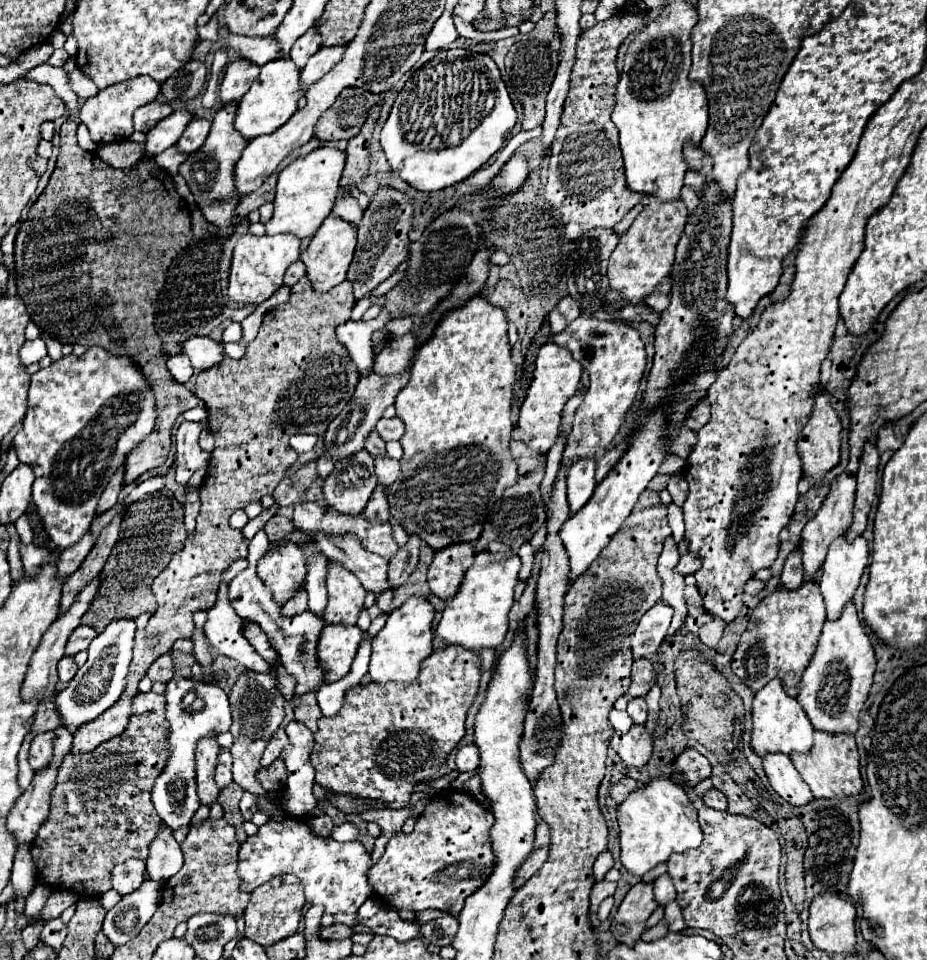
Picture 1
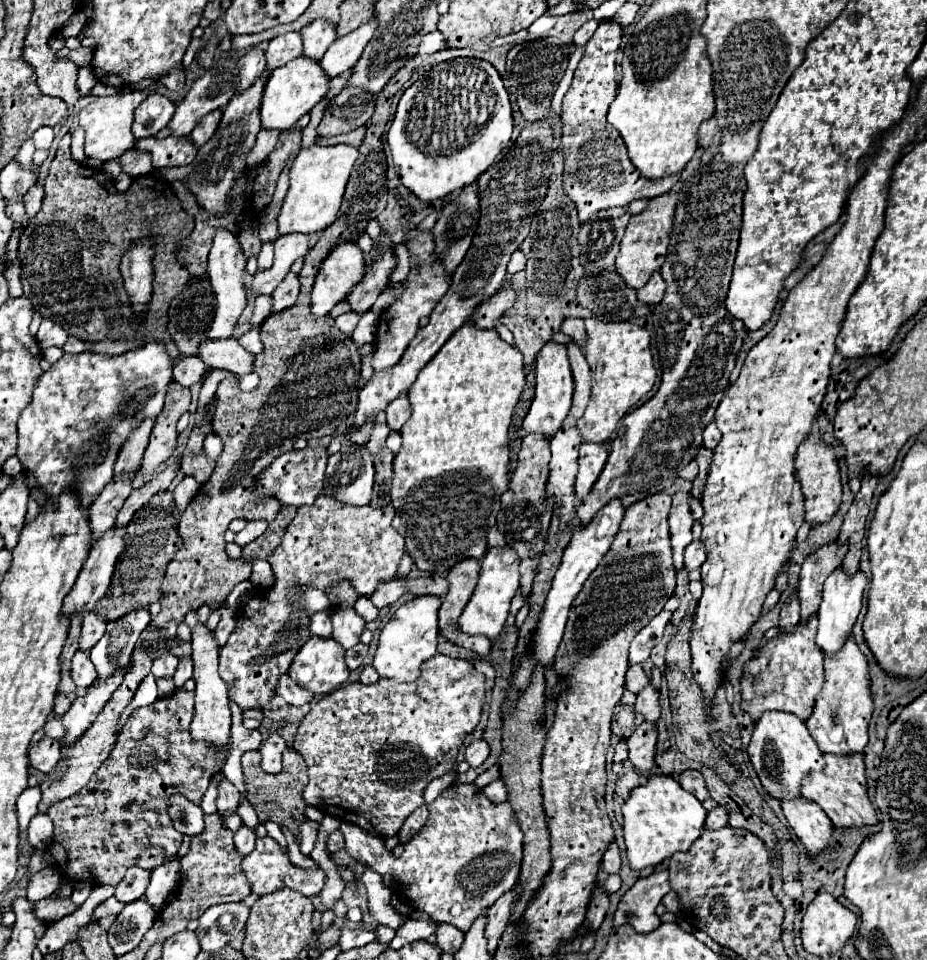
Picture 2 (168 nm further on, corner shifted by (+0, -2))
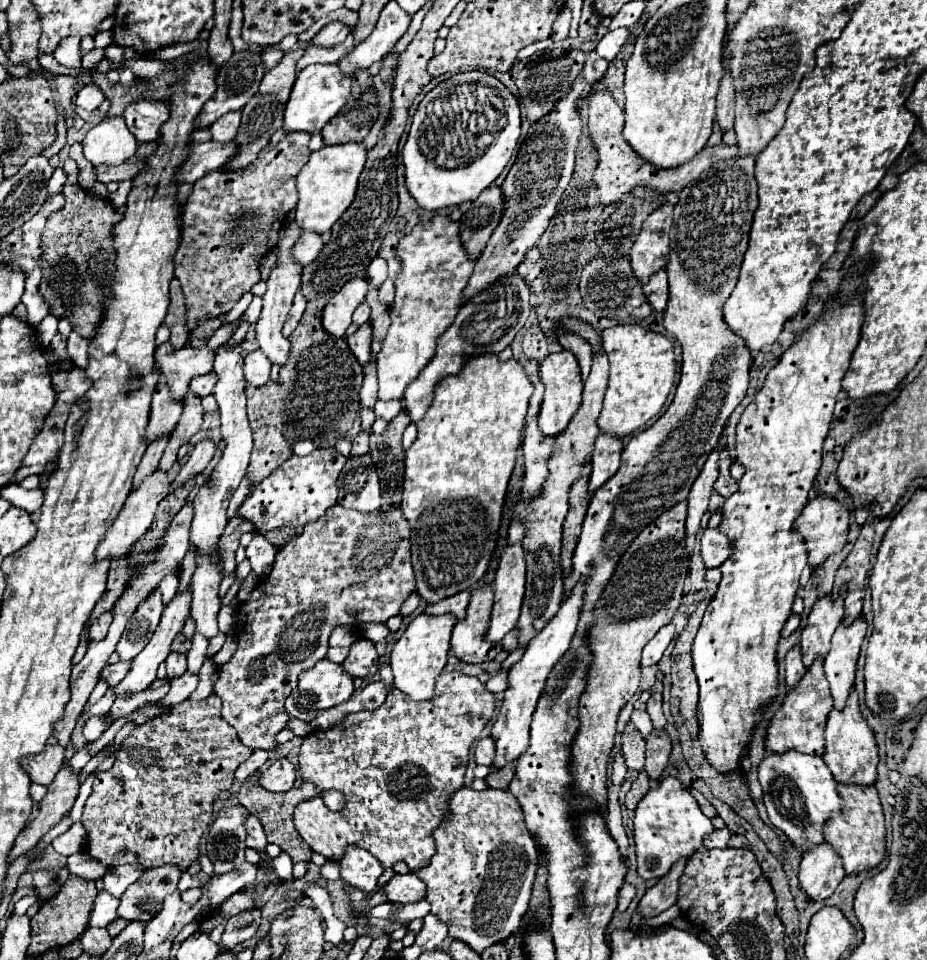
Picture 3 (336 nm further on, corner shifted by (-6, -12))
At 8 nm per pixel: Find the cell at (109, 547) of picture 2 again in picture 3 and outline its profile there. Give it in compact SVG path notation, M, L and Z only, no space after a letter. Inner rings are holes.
M157 470L155 474L151 474L151 478L147 478L147 482L143 482L143 484L139 486L139 490L135 490L135 492L129 494L125 506L123 506L121 512L117 514L117 518L115 518L111 530L107 532L105 540L97 546L97 552L95 552L97 562L103 562L103 560L115 562L115 560L123 558L123 556L131 550L131 546L149 530L149 526L151 526L151 522L153 522L153 514L155 514L155 510L157 510L157 504L169 494L169 482L171 482L171 480L167 478L167 474Z

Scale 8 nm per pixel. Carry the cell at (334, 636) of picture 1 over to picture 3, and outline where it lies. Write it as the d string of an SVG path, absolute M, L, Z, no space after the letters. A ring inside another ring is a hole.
M319 660L311 670L299 674L297 690L285 700L289 716L309 722L309 712L347 702L353 694L353 680L341 664Z

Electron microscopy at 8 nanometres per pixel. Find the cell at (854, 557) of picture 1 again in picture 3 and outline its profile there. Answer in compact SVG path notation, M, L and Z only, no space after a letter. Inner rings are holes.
M859 616L849 626L845 622L839 622L831 638L831 648L827 652L823 668L827 682L831 686L835 708L839 710L845 706L847 694L855 684L855 664L859 658L865 632L867 632L867 622L863 616Z

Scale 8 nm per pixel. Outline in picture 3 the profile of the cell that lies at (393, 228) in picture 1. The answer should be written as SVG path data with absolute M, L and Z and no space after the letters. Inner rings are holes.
M367 320L363 326L359 326L359 330L351 336L347 336L347 344L351 346L355 358L359 360L359 364L367 364L369 360L369 348L371 348L371 320Z

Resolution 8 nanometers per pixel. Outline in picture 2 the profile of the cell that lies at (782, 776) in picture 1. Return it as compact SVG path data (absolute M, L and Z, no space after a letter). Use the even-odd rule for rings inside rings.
M795 798L795 800L781 800L783 814L793 828L799 842L805 846L805 852L815 860L825 848L829 848L833 824L821 808L809 800Z

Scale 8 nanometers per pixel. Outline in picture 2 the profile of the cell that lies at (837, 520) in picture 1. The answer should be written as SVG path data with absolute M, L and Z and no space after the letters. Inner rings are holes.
M837 542L827 544L819 548L815 554L811 554L801 568L799 578L799 602L801 602L801 624L807 622L813 614L817 614L817 608L821 606L821 588L827 580L827 576L841 568L841 562L847 554L847 544L839 546Z

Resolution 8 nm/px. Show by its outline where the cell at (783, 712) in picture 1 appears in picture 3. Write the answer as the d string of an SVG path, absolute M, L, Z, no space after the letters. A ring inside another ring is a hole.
M797 750L773 752L759 764L759 784L771 824L783 830L797 848L805 850L825 840L823 822L835 810L841 810L841 798L837 794L837 782L821 756Z

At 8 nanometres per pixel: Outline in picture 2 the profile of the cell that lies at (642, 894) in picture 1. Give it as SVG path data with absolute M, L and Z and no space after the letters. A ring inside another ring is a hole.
M663 864L655 866L653 874L639 878L621 898L615 912L615 928L629 924L637 932L651 932L661 924L655 916L655 908L661 898L669 892L669 874Z

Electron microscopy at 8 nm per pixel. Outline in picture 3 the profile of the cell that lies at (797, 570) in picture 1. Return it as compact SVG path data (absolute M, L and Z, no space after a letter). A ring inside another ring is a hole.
M797 644L797 646L793 646L793 648L787 652L787 656L785 656L785 672L787 672L785 682L787 682L787 688L795 686L795 682L797 682L799 676L803 674L803 670L805 670L805 666L803 666L803 662L801 662L801 646Z

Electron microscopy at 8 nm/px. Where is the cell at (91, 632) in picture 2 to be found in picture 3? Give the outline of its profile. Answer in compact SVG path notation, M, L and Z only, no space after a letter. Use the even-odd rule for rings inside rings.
M105 612L101 614L89 629L90 638L92 641L101 641L107 636L107 630L109 630L109 624L113 620L113 614L111 612Z

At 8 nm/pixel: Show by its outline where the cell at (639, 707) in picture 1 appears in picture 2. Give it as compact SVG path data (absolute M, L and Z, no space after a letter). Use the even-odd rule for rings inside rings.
M649 684L645 690L641 690L637 694L635 710L641 712L647 722L657 722L659 720L659 714L661 714L661 708L659 708L659 690L653 684Z

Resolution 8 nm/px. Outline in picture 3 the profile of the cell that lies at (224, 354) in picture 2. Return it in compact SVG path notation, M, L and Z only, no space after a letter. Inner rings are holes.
M255 350L255 352L249 352L245 356L245 380L253 386L263 386L269 382L269 370L271 370L271 362L269 358L261 352L261 350Z

